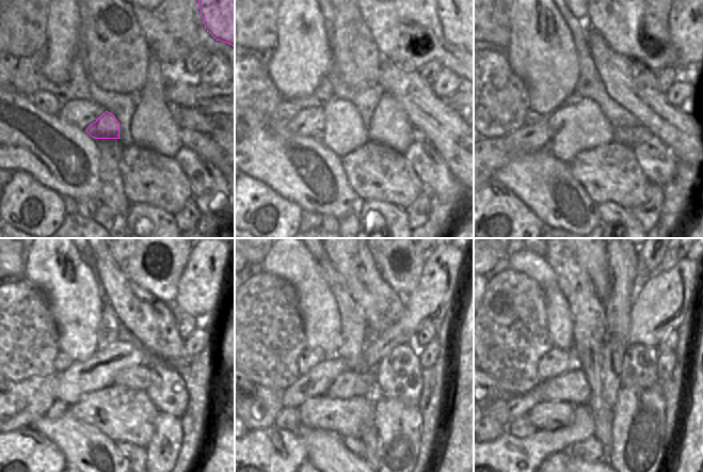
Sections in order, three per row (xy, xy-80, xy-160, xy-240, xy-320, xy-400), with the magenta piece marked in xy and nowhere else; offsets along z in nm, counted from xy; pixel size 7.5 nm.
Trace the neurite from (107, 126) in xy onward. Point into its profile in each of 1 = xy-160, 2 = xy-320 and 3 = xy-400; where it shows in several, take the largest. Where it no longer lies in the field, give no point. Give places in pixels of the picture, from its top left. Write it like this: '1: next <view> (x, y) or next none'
1: next xy-160 (580, 126)
2: next xy-320 (428, 303)
3: next xy-400 (662, 300)

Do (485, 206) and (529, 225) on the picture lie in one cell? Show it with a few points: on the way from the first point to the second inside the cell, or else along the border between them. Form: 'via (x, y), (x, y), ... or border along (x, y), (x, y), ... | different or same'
via (496, 210), (508, 213), (518, 223) | same

